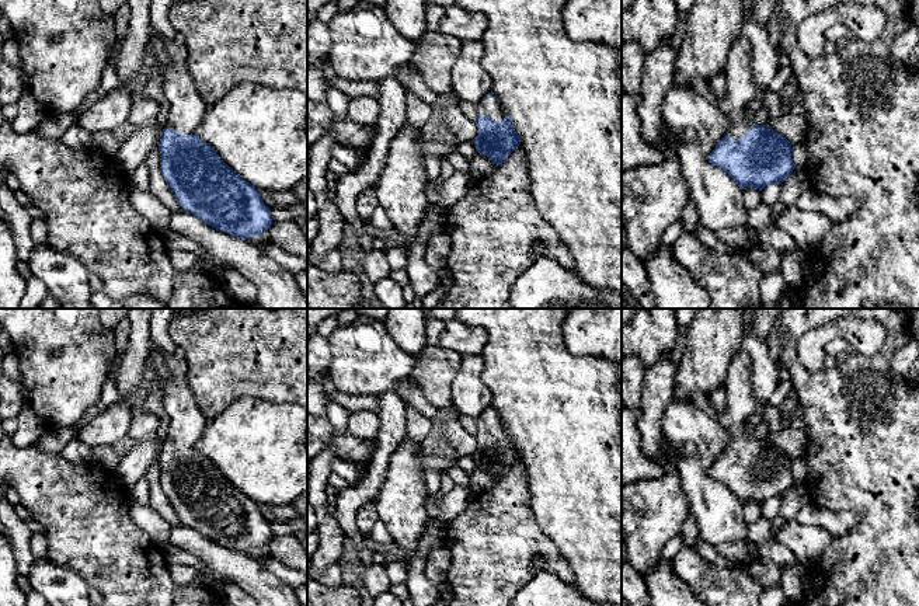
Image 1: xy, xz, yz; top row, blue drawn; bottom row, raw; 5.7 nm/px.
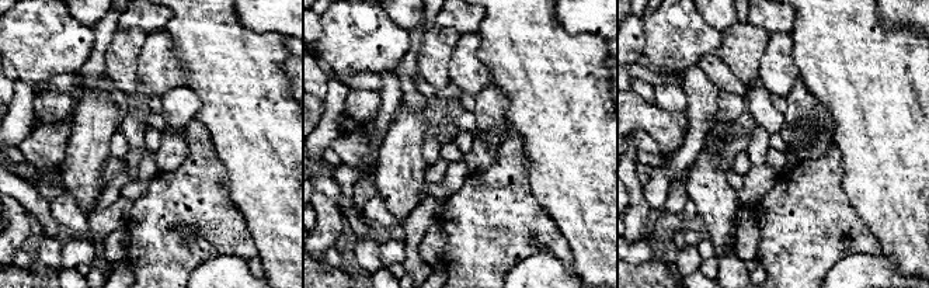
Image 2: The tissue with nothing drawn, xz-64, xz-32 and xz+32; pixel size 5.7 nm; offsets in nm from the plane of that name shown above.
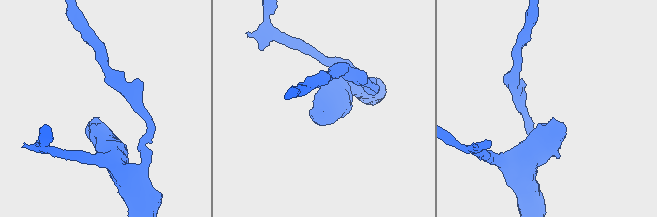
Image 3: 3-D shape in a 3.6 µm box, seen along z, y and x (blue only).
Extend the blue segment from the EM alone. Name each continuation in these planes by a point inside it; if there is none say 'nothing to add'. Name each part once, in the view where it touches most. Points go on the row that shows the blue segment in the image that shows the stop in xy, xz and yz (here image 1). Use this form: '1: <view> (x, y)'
1: xz (491, 105)

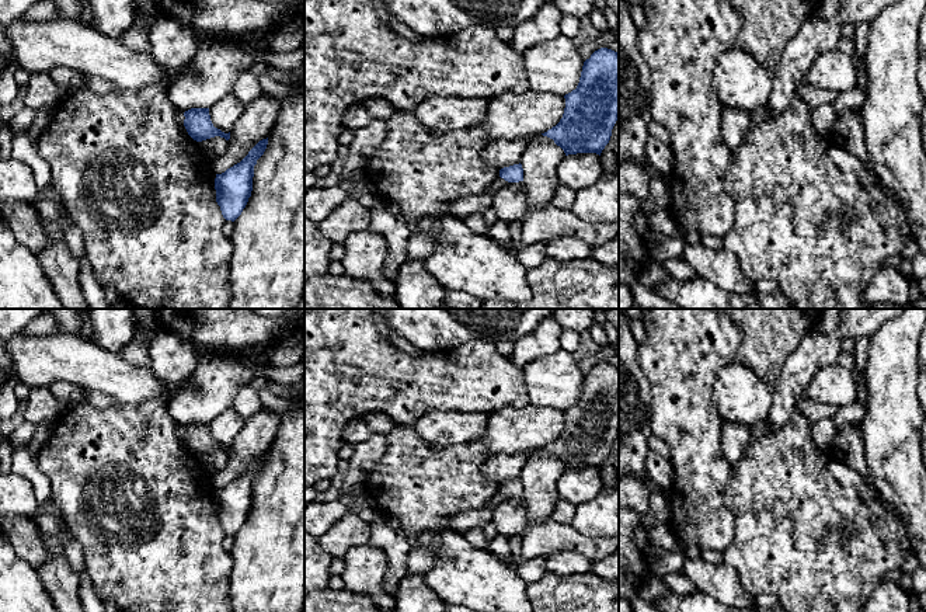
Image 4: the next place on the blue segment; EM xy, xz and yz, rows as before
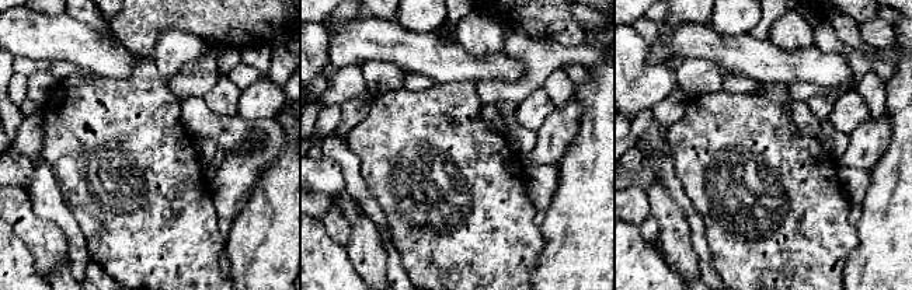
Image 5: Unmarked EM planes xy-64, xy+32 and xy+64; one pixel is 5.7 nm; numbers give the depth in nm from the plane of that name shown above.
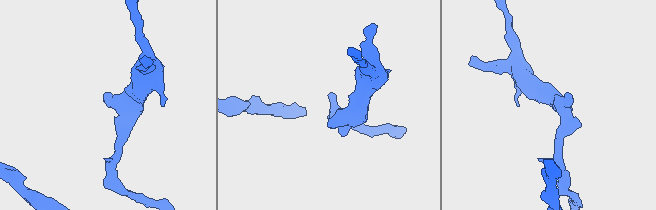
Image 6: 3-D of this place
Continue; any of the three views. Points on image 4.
nothing to add

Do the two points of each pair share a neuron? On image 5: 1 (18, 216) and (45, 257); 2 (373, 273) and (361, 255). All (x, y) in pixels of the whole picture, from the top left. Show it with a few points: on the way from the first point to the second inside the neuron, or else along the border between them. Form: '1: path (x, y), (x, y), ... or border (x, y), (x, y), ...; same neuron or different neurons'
1: path (28, 224), (45, 241), (45, 245); same neuron
2: path (372, 269), (365, 259); same neuron

